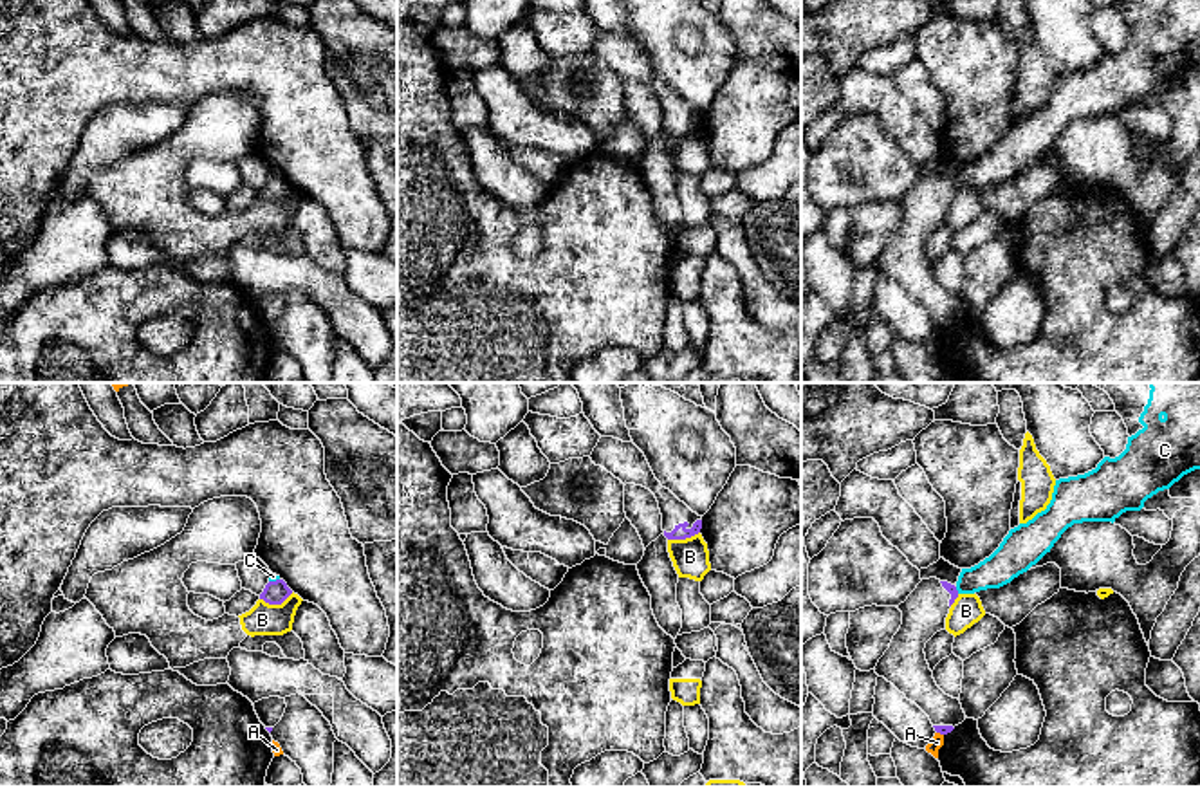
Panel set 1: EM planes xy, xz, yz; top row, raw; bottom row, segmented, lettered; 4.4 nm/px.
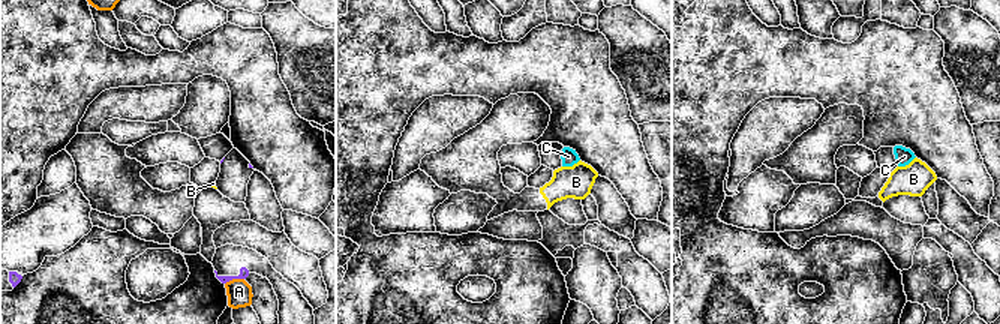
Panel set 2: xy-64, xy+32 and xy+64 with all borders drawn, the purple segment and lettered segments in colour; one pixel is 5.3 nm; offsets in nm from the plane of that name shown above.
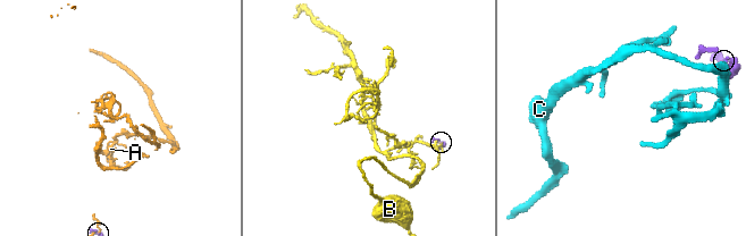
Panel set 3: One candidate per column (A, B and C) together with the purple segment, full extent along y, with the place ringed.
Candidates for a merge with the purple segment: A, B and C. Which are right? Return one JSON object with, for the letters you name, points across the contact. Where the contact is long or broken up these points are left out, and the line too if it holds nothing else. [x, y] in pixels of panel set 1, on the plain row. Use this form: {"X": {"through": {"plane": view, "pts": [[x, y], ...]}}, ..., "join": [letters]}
{"join": []}

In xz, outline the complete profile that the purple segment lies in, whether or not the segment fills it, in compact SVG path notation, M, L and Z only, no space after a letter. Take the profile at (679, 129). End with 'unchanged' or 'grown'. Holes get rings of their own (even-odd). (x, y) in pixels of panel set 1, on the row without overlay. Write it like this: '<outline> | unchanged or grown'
M601 32L590 54L624 81L642 81L655 90L662 110L662 126L668 135L686 135L700 128L702 112L693 108L669 85L660 81L644 49L633 38Z | grown

